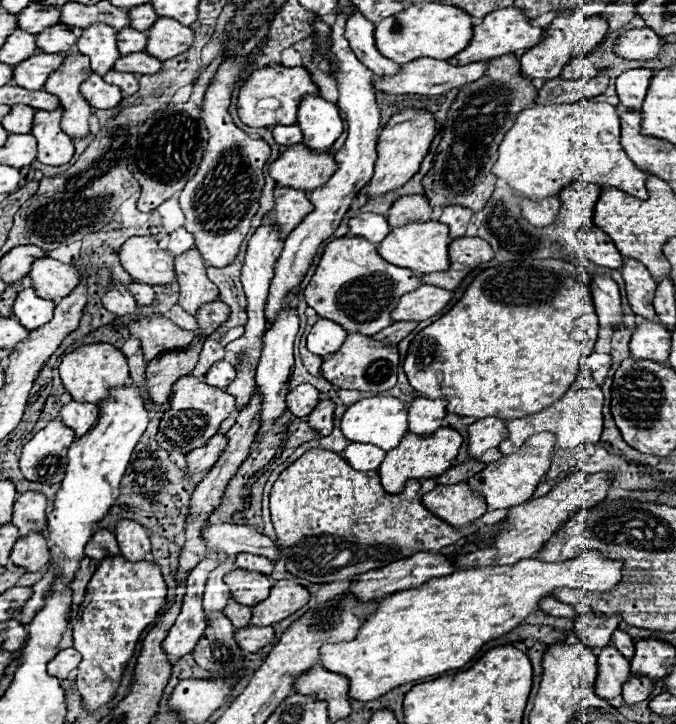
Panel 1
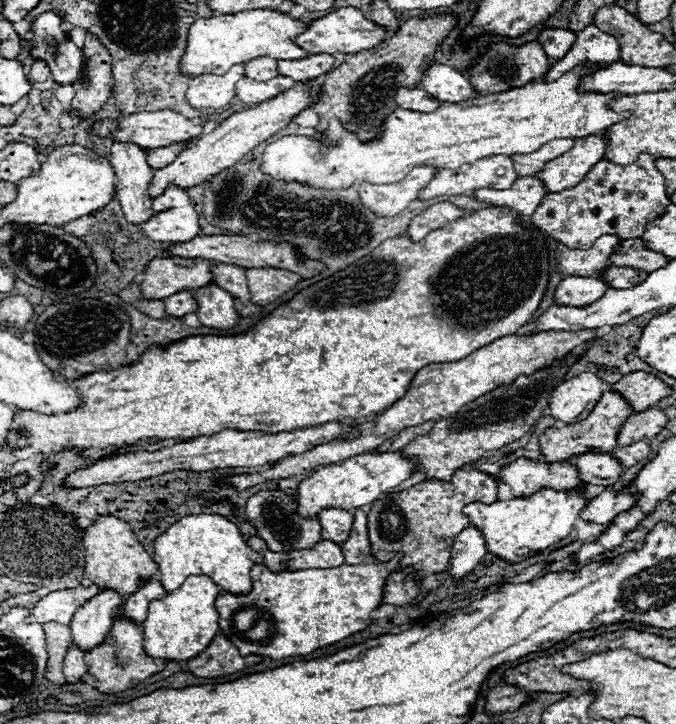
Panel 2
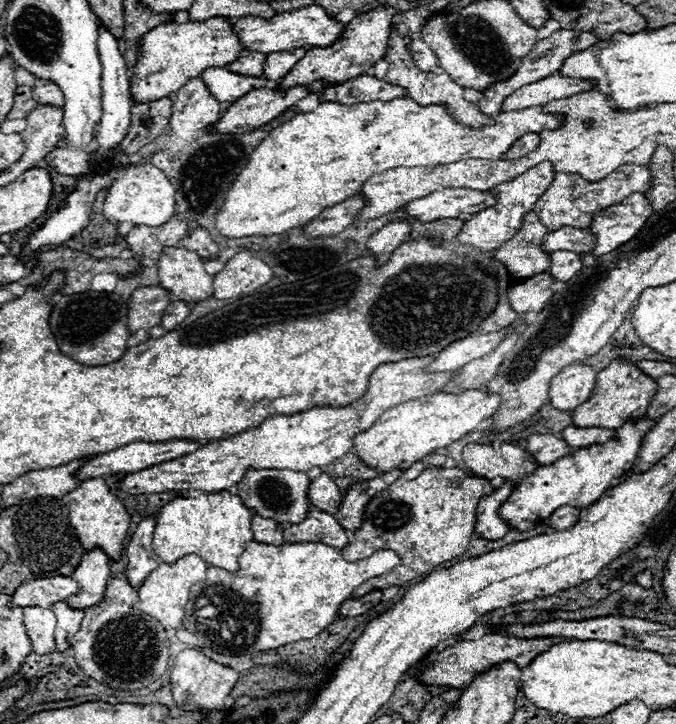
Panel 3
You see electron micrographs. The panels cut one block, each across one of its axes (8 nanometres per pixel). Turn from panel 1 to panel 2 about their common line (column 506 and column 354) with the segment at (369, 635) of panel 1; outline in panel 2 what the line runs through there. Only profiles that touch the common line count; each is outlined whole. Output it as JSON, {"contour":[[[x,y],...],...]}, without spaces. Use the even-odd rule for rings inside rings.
{"contour":[[[396,554],[390,562],[374,564],[342,564],[338,568],[308,568],[296,572],[270,572],[264,564],[252,566],[252,590],[248,594],[230,594],[220,592],[216,598],[218,626],[220,632],[240,650],[242,656],[258,654],[272,660],[288,656],[304,656],[316,648],[334,644],[342,638],[348,638],[354,632],[364,630],[370,624],[370,612],[382,604],[382,586],[388,574],[398,566],[402,554]]]}

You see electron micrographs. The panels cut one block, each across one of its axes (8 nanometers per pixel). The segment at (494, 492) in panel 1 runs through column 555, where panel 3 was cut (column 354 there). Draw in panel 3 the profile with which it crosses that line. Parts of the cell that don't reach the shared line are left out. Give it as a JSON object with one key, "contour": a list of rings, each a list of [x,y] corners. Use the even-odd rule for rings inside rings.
{"contour":[[[468,390],[464,394],[434,394],[422,400],[404,402],[390,408],[376,420],[368,432],[356,436],[354,450],[358,458],[372,470],[392,472],[406,470],[414,462],[420,462],[424,456],[432,454],[436,448],[446,448],[468,432],[474,432],[482,420],[492,416],[500,406],[498,394],[486,394],[480,390]]]}

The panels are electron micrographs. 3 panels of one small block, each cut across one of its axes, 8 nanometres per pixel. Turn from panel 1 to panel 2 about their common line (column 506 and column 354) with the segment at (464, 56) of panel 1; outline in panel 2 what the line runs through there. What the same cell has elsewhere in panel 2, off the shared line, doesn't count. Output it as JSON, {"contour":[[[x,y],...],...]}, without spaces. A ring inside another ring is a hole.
{"contour":[[[346,6],[340,8],[336,12],[326,14],[324,18],[312,20],[308,24],[308,28],[296,36],[296,44],[300,48],[304,48],[308,54],[334,54],[334,52],[344,52],[344,54],[356,54],[360,50],[370,50],[374,46],[378,46],[380,42],[384,42],[388,36],[388,32],[380,26],[376,26],[374,22],[370,22],[368,18],[364,18],[364,14],[358,8]]]}

